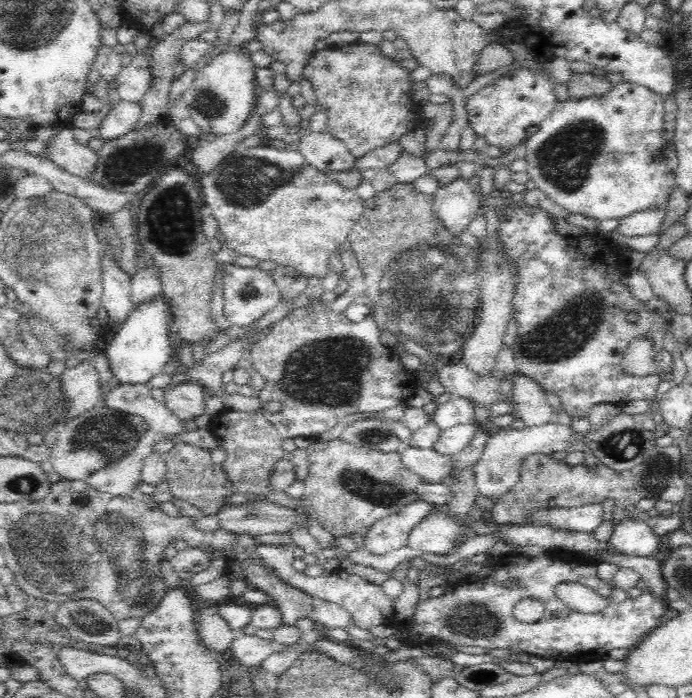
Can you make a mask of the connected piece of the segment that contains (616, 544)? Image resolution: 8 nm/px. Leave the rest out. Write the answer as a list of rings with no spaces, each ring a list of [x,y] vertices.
[[[625,519],[613,526],[609,541],[616,553],[652,557],[657,536],[651,523],[640,519]]]

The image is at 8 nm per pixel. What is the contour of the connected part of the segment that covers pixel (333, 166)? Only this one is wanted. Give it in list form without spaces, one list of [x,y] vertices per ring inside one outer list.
[[[326,130],[311,132],[299,141],[299,152],[315,168],[331,172],[354,169],[354,160],[344,142],[333,138]]]

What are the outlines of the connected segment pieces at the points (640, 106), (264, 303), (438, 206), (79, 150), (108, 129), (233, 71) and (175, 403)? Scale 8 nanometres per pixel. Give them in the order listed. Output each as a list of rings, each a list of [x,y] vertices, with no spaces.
[[[620,81],[604,98],[588,98],[584,100],[568,99],[559,101],[556,108],[542,121],[540,129],[529,139],[524,142],[526,148],[525,162],[528,166],[527,176],[529,180],[536,184],[544,194],[557,205],[567,209],[572,214],[580,214],[590,218],[597,219],[598,222],[607,219],[622,219],[634,210],[642,210],[648,206],[662,206],[667,204],[669,191],[676,185],[674,182],[674,173],[664,165],[664,140],[663,136],[663,118],[664,104],[666,104],[666,95],[652,91],[647,85],[632,84],[628,81]]]
[[[232,263],[224,265],[224,302],[223,313],[231,325],[243,327],[258,320],[265,312],[268,312],[280,299],[272,276],[259,268],[241,268]]]
[[[464,176],[454,178],[433,194],[435,216],[456,236],[477,217],[479,204],[480,198],[472,188],[472,182]]]
[[[65,127],[53,140],[46,152],[56,167],[80,179],[92,179],[97,170],[98,156],[89,146],[78,144],[73,138],[73,128]]]
[[[119,101],[100,120],[96,128],[96,139],[106,142],[126,135],[138,124],[140,113],[138,103]]]
[[[243,46],[226,48],[194,70],[193,79],[182,93],[181,101],[203,133],[238,134],[245,128],[257,105],[256,64]]]
[[[172,380],[164,386],[166,406],[174,411],[178,418],[187,422],[204,412],[203,386],[193,380]]]

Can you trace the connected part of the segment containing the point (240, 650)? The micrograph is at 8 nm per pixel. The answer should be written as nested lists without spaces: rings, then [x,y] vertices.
[[[238,633],[231,648],[234,650],[235,660],[245,666],[259,666],[272,654],[286,651],[289,646],[279,644],[276,640],[264,640],[258,636],[247,636]]]

